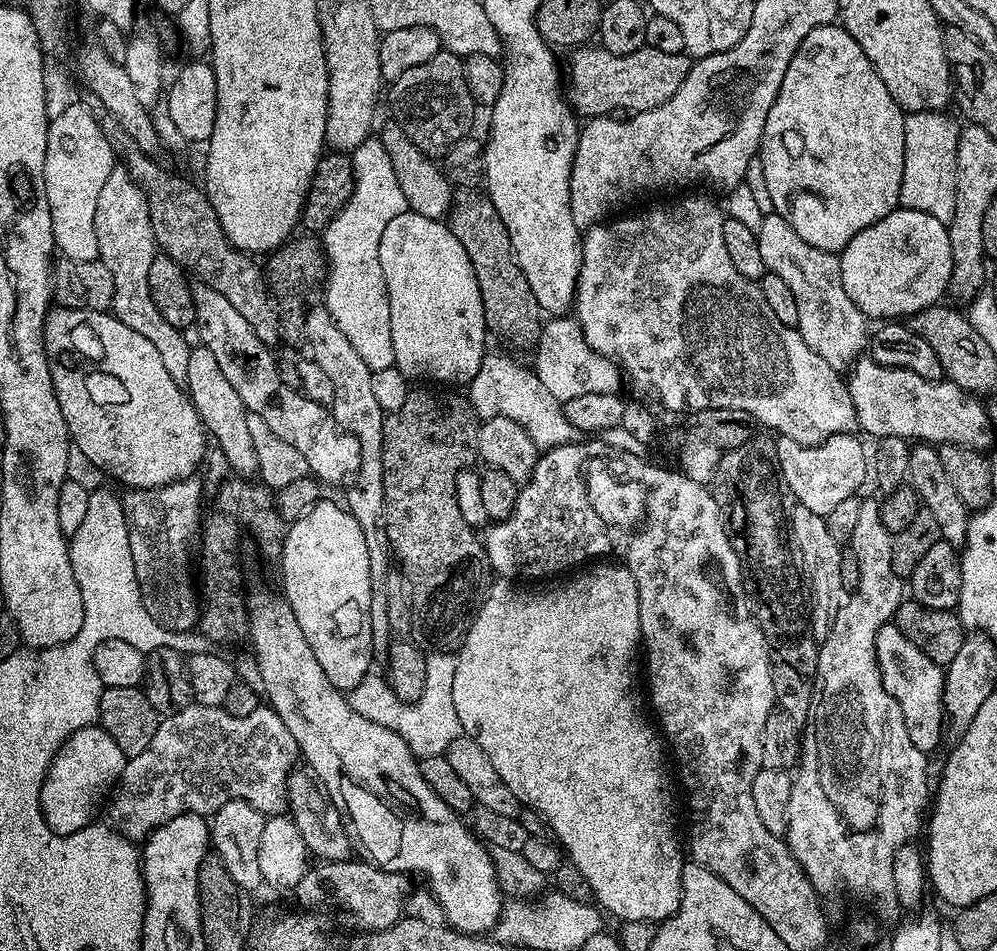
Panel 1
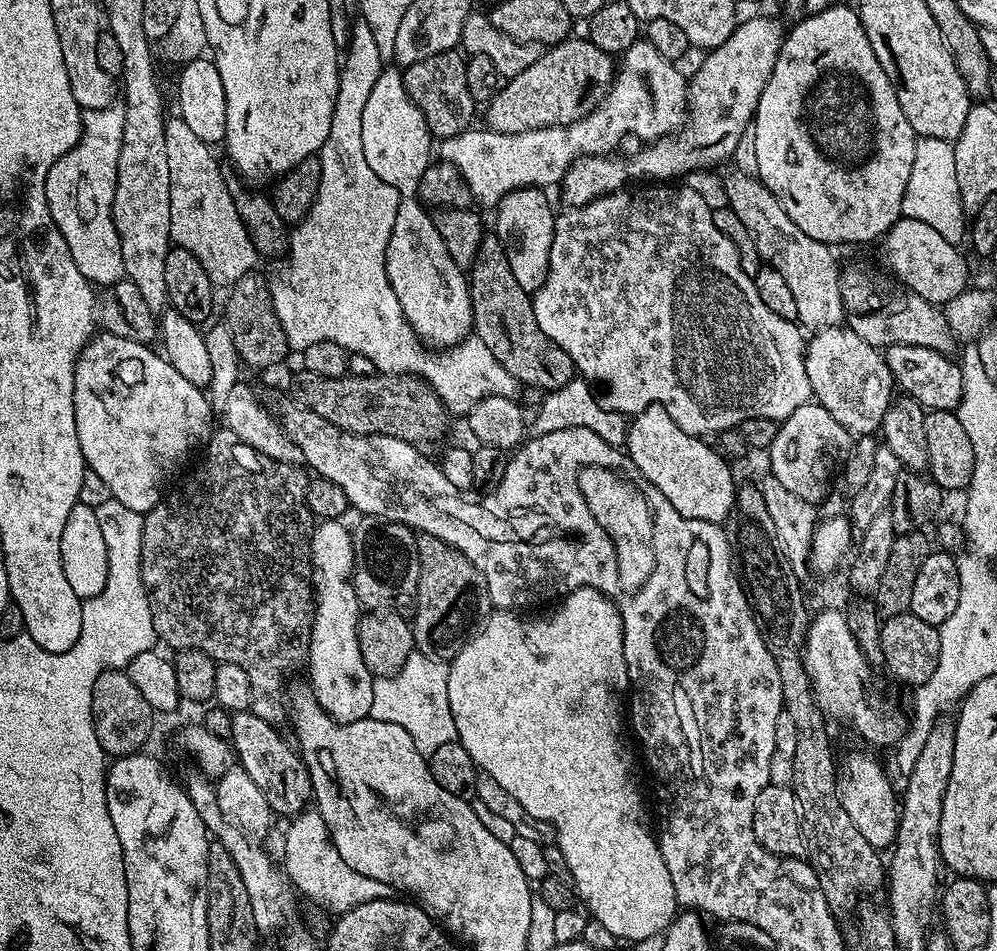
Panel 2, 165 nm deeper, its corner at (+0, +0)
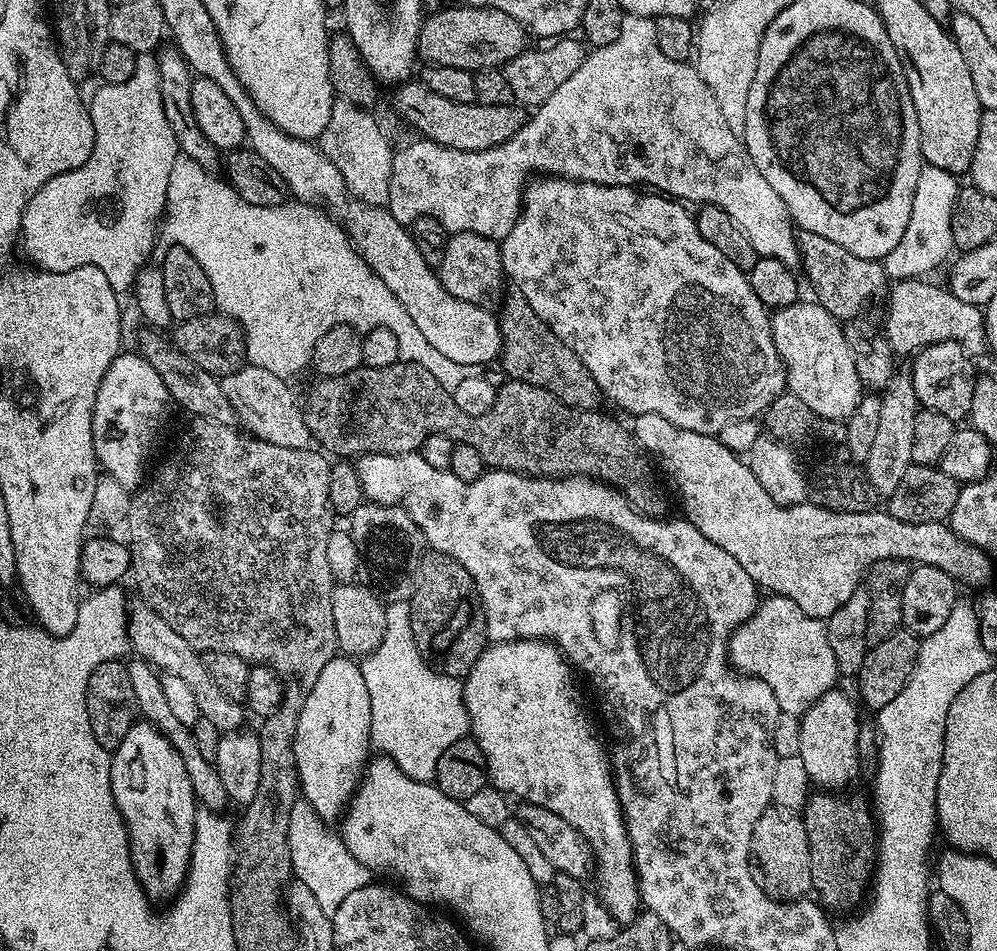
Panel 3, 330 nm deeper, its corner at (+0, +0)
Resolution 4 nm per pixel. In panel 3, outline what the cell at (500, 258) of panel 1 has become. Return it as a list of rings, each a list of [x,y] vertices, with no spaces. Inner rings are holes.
[[[512,286],[503,293],[504,305],[498,311],[500,321],[500,356],[504,360],[504,376],[510,380],[530,382],[530,386],[542,386],[542,390],[550,390],[554,398],[566,402],[566,406],[577,408],[583,412],[595,412],[601,407],[602,393],[598,382],[594,382],[594,374],[582,366],[578,354],[570,350],[552,333],[550,326],[534,314],[530,302]]]

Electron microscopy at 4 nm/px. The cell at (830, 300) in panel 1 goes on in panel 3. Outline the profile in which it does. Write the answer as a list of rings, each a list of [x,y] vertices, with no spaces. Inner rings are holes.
[[[624,15],[618,38],[614,38],[610,46],[592,48],[582,66],[578,66],[506,142],[490,150],[463,152],[435,144],[433,140],[416,138],[405,152],[397,151],[392,157],[392,183],[386,207],[405,226],[420,216],[433,216],[448,234],[472,232],[503,242],[520,217],[524,189],[533,174],[581,180],[587,184],[649,184],[652,187],[649,189],[669,198],[717,204],[734,218],[742,234],[750,238],[757,257],[778,258],[778,262],[793,270],[801,267],[800,241],[788,208],[782,198],[774,194],[774,186],[762,178],[762,170],[754,166],[754,158],[750,158],[743,139],[730,130],[714,94],[710,94],[710,86],[702,82],[696,67],[666,58],[666,54],[658,50],[653,17]]]

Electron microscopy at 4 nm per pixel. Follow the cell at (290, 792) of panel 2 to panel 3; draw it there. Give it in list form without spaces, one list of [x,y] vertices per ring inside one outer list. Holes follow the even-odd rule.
[[[136,602],[131,605],[128,618],[128,638],[130,648],[139,659],[145,660],[147,664],[159,670],[161,673],[169,672],[178,674],[178,678],[183,678],[190,685],[190,690],[194,693],[194,698],[198,701],[198,710],[201,716],[210,718],[214,726],[218,726],[221,734],[235,732],[241,727],[240,724],[246,717],[246,708],[241,701],[226,698],[218,686],[210,678],[210,670],[206,670],[204,658],[201,653],[178,634],[178,630],[172,629],[153,608],[149,608],[143,602]],[[136,651],[136,652],[135,652]]]

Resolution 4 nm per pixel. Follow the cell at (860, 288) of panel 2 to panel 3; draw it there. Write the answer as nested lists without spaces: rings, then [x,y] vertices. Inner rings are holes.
[[[801,231],[798,239],[802,272],[812,283],[815,303],[821,304],[835,320],[844,322],[859,317],[864,314],[860,312],[866,311],[875,302],[876,296],[885,295],[890,281],[881,261],[858,258],[858,254],[842,250],[842,246],[830,242],[830,238],[822,238],[822,234]]]

